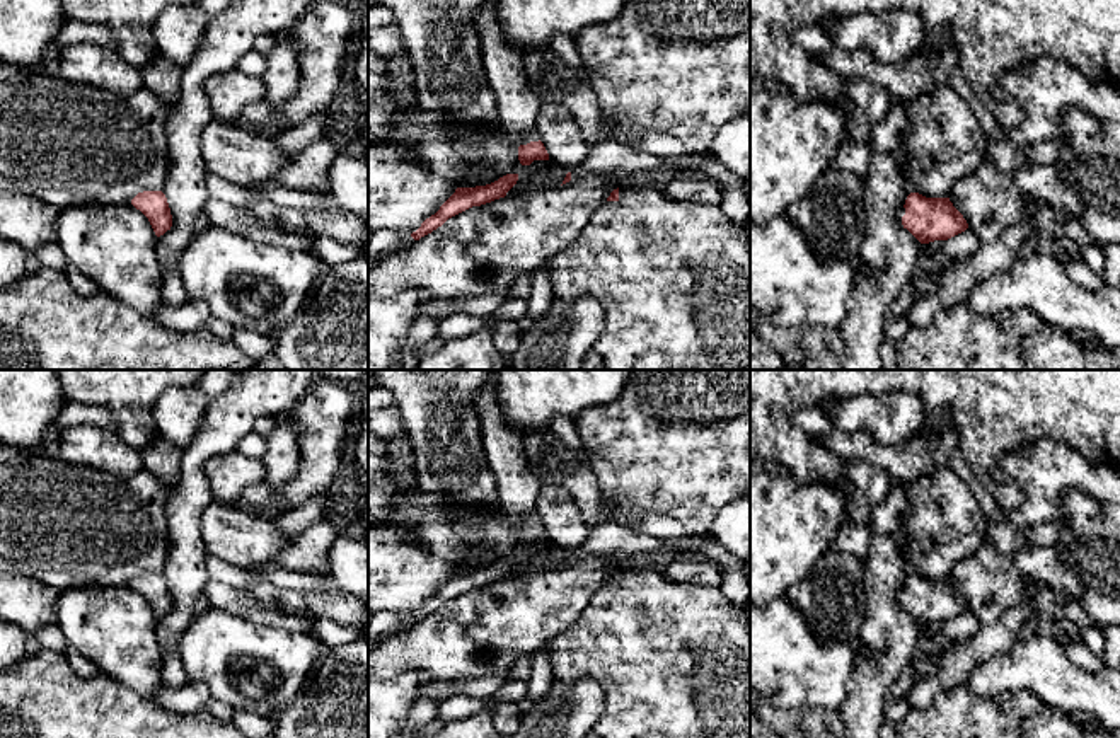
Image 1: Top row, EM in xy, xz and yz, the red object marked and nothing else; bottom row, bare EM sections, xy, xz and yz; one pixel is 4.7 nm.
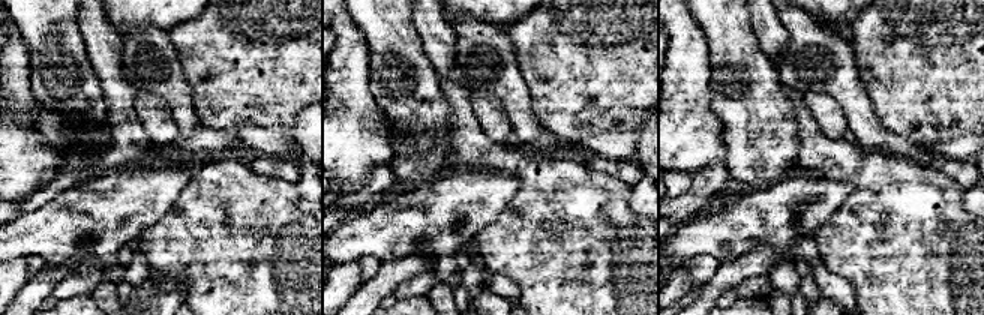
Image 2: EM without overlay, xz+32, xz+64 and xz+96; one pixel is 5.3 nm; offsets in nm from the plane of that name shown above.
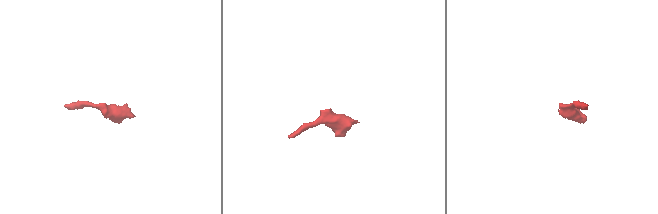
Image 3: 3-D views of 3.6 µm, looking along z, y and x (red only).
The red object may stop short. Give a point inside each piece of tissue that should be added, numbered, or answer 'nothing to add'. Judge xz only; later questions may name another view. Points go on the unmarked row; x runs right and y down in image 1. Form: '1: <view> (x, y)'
1: xz (519, 488)
2: xz (672, 658)

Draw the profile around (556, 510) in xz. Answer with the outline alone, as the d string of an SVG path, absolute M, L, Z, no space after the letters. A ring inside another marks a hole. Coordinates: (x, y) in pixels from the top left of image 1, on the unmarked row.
M542 486L535 499L535 511L549 542L566 554L578 552L590 537L590 525L564 487Z

